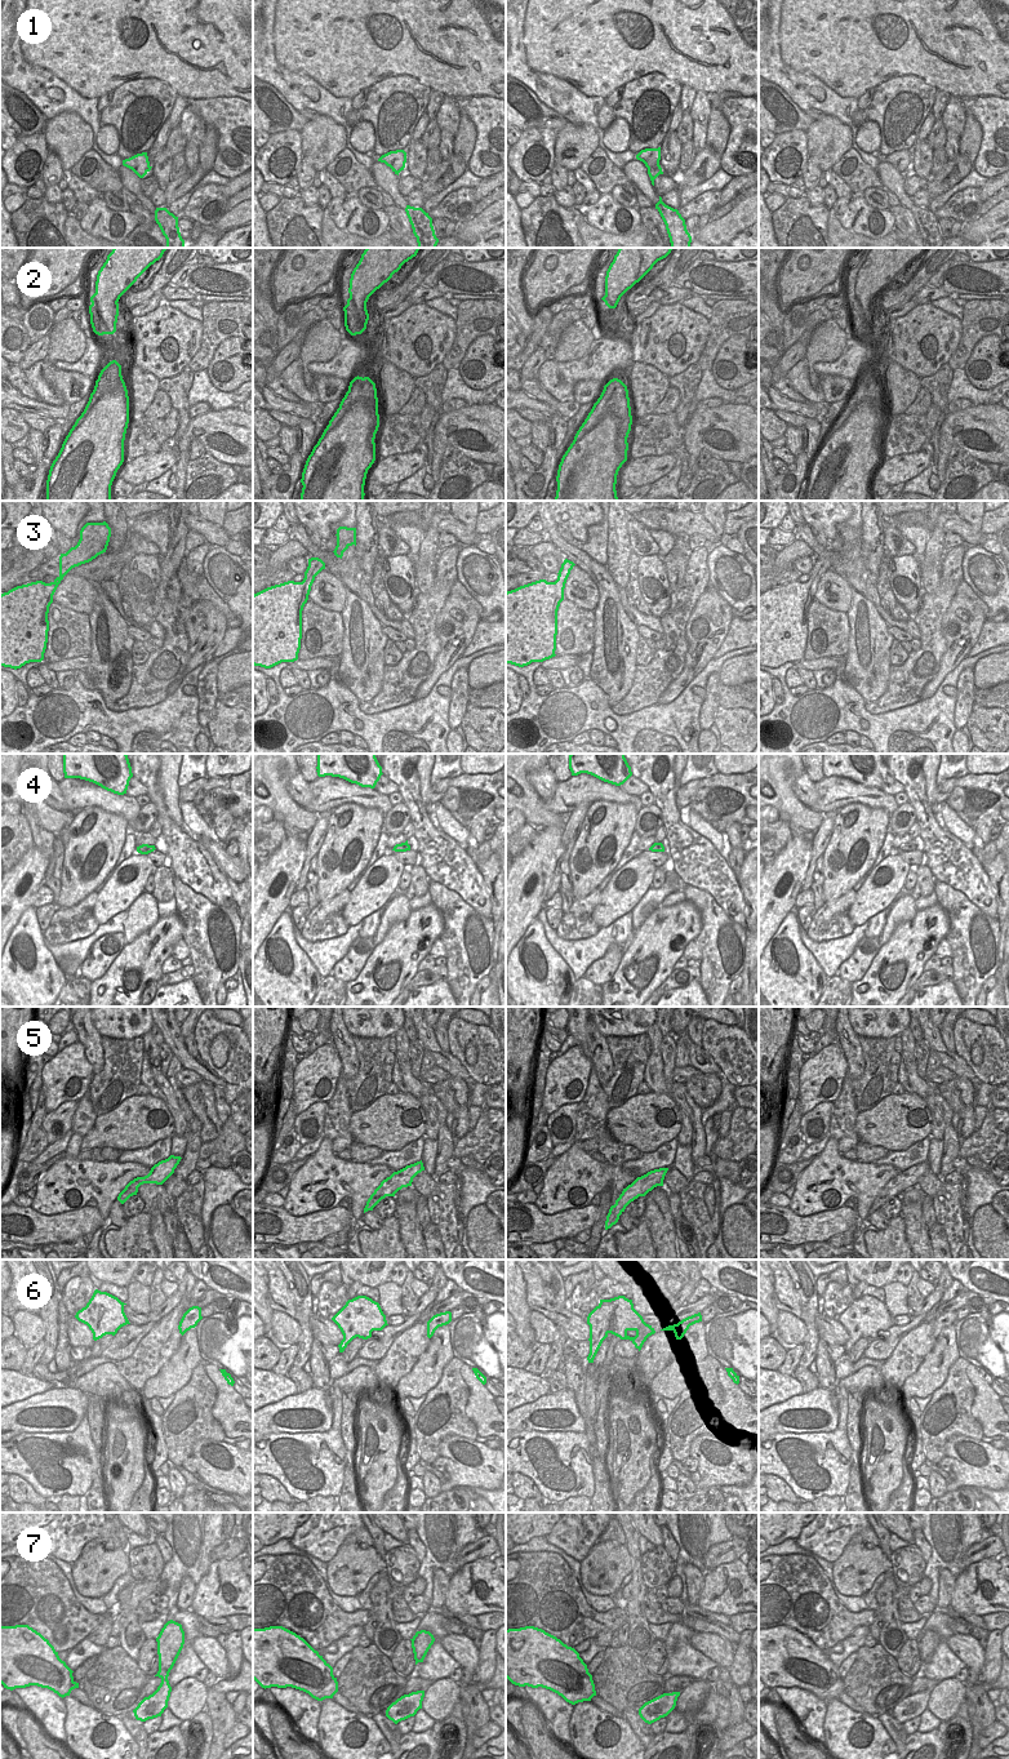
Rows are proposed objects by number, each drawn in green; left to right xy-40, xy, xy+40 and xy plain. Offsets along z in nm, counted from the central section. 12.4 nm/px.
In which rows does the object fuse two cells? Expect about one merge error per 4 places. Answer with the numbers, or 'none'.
1

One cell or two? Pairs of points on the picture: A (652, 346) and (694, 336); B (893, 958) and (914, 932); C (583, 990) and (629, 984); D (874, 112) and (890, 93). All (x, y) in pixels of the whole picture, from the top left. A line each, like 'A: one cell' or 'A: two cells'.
A: one cell
B: one cell
C: two cells
D: one cell

